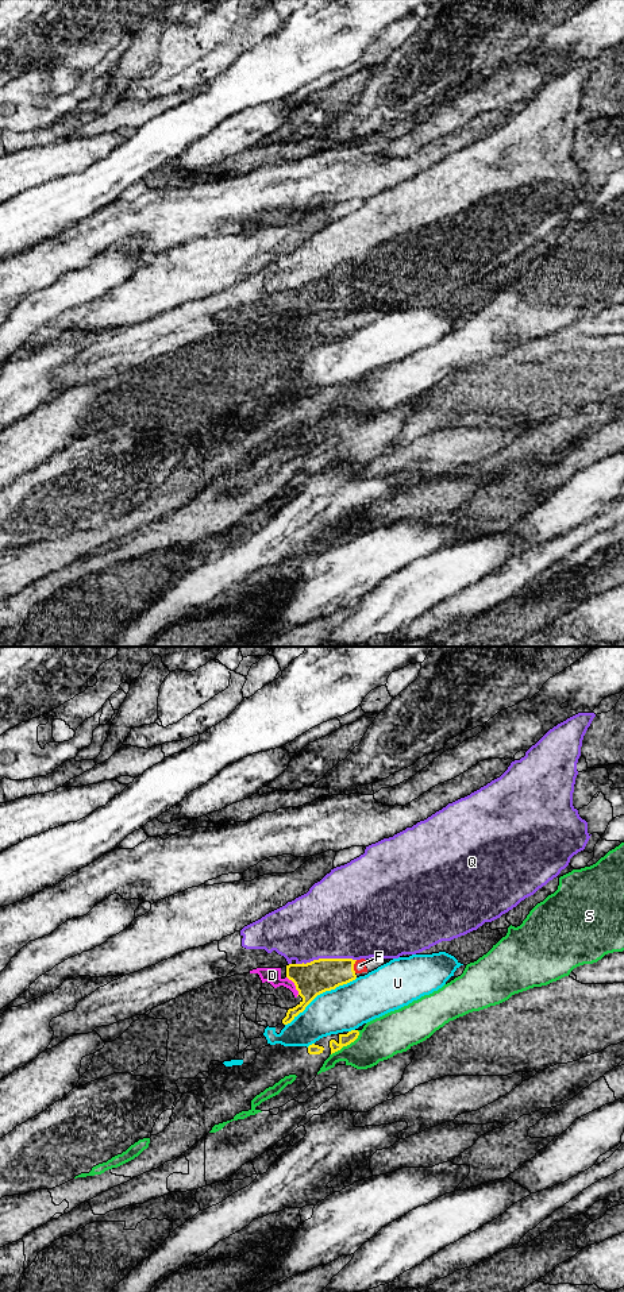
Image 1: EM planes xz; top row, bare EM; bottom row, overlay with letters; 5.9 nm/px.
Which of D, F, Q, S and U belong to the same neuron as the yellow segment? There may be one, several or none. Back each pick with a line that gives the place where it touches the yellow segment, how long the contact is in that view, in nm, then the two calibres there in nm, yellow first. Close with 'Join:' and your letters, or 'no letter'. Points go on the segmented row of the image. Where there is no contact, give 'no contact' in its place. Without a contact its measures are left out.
Join: no letter

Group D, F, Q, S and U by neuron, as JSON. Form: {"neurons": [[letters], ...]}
{"neurons": [["D", "F"], ["Q"], ["S"], ["U"]]}

